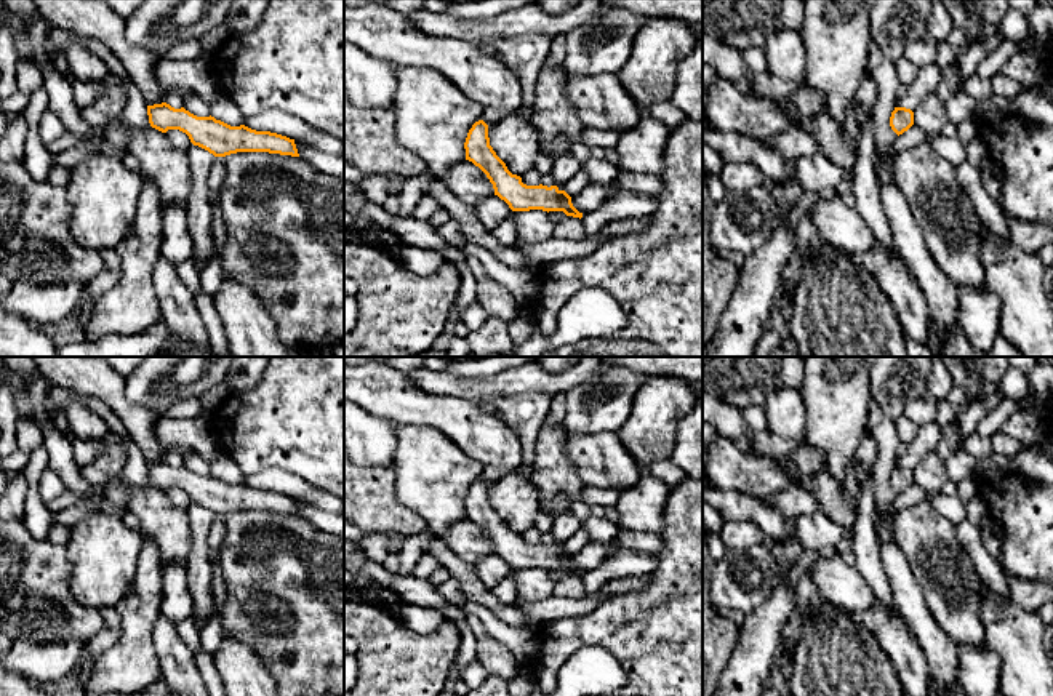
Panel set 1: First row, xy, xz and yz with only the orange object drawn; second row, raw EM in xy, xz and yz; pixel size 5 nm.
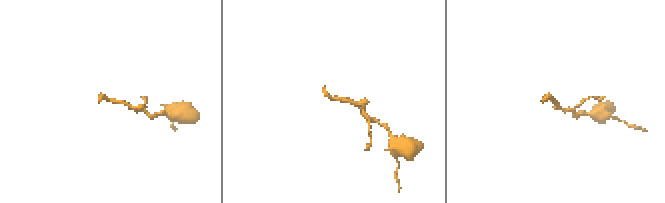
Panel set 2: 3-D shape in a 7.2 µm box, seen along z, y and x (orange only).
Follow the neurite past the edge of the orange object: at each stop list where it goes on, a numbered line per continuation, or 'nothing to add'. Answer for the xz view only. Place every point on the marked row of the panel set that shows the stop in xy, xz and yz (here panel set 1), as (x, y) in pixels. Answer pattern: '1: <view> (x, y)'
nothing to add

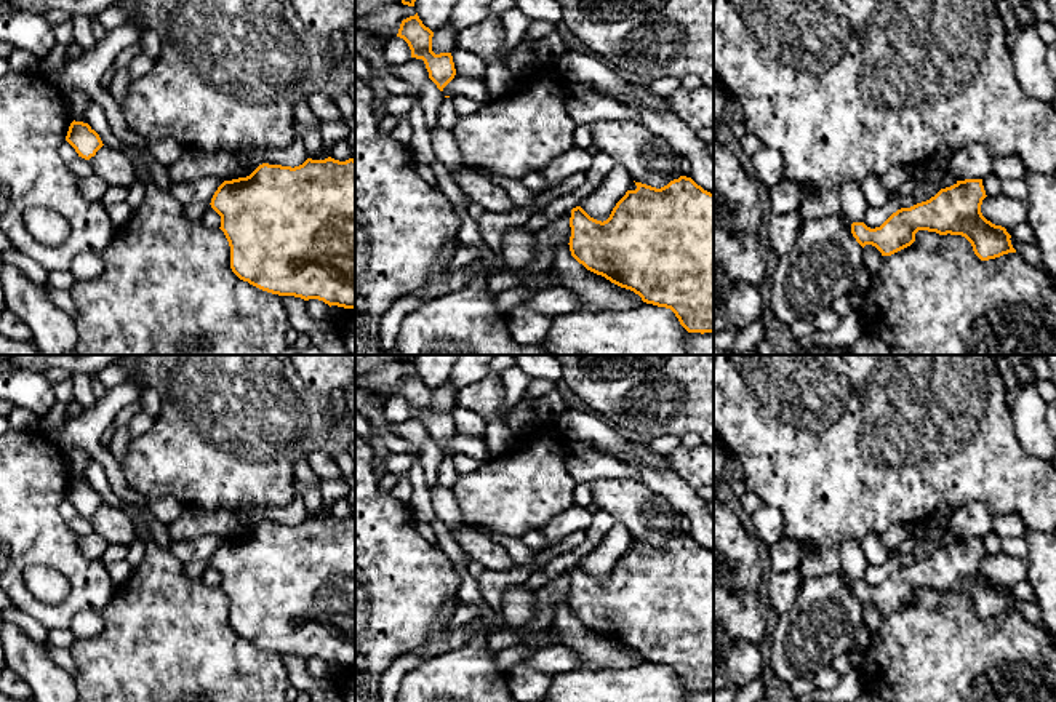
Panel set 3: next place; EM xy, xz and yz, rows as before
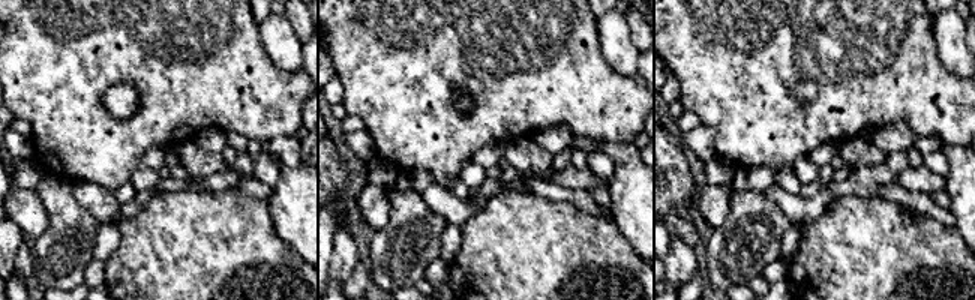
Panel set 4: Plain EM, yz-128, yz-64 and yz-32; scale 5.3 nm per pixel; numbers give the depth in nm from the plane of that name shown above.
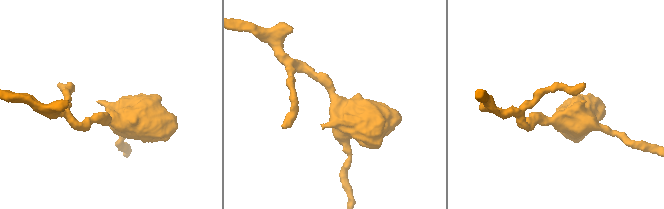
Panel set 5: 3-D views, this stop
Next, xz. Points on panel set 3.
nothing to add

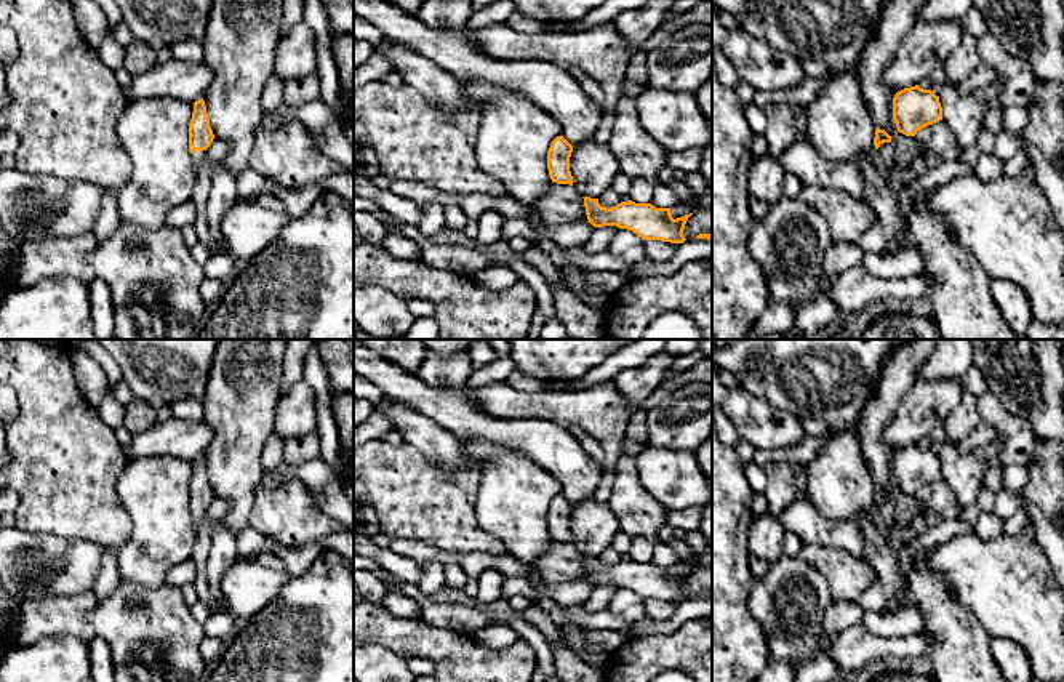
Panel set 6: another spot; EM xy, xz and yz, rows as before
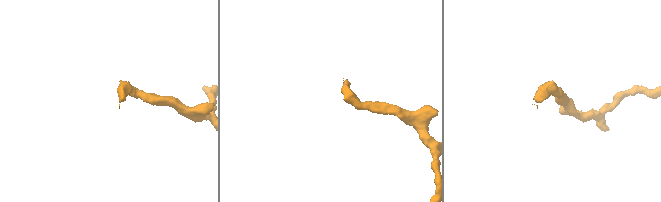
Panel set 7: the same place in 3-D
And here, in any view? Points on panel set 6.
1: xy (199, 156)

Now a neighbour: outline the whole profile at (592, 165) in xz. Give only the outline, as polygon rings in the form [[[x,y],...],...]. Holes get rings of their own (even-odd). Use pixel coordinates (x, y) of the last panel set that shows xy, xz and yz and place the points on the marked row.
[[[587,139],[573,147],[570,171],[574,181],[573,186],[582,197],[598,199],[611,189],[621,168],[608,144]]]

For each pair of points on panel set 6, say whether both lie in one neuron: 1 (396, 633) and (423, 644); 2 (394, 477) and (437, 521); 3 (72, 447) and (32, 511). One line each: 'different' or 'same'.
1: same
2: same
3: same

